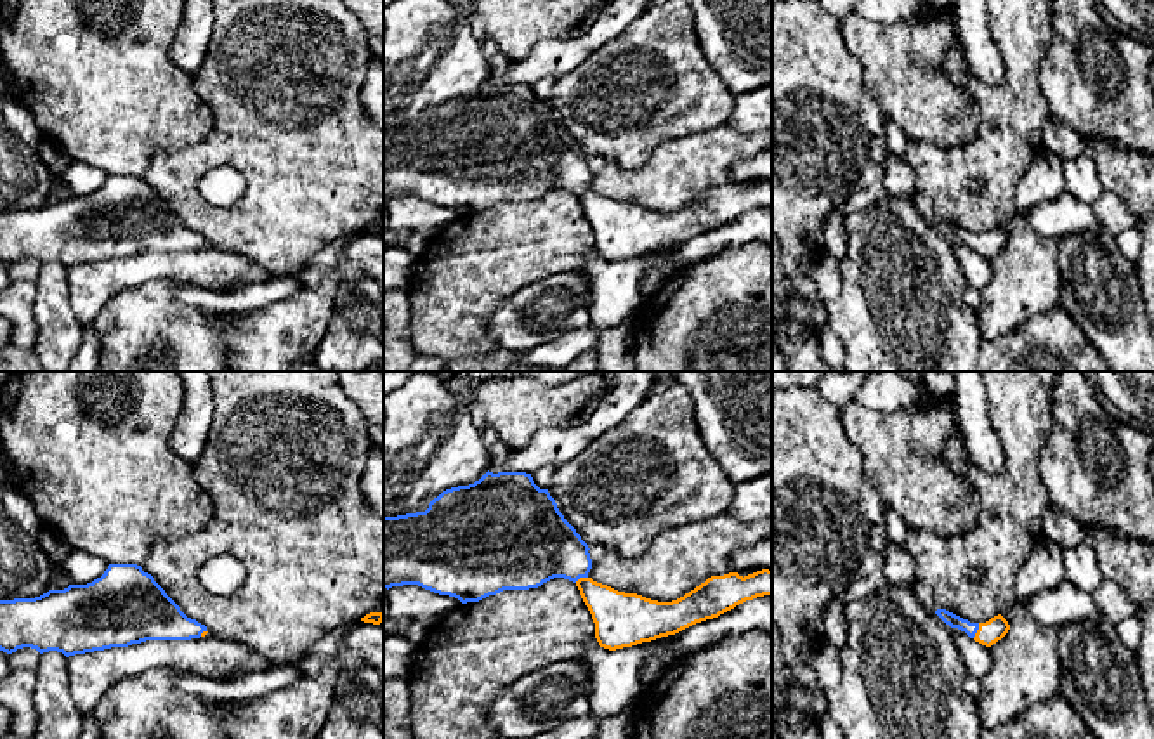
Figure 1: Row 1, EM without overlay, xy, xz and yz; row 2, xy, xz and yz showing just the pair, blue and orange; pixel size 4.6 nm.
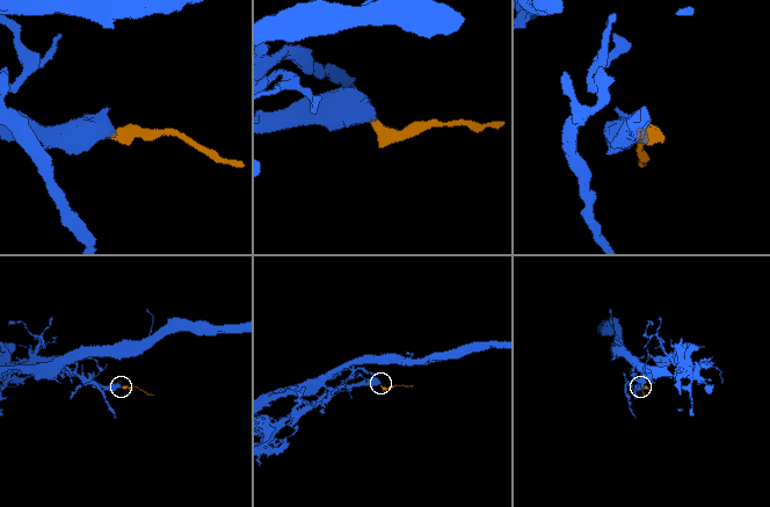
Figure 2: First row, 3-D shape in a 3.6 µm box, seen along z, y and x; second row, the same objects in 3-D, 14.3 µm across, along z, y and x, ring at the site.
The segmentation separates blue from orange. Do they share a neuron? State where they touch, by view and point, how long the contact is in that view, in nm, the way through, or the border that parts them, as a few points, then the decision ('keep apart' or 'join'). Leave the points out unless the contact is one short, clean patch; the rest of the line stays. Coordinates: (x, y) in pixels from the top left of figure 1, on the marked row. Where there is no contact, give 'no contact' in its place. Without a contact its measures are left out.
contact yz (977, 628); length 80 nm; way yz (955, 621), (977, 628), (993, 630); join

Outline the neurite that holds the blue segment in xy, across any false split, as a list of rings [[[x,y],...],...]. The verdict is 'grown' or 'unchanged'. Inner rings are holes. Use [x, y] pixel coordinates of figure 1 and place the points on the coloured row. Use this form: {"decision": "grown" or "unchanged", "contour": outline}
{"decision": "grown", "contour": [[[109,564],[92,583],[71,583],[35,598],[0,600],[0,651],[10,656],[12,671],[36,671],[40,656],[49,651],[69,657],[146,640],[191,640],[207,633],[207,626],[187,618],[137,564]]]}

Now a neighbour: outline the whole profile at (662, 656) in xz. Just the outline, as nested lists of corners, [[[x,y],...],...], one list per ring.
[[[668,635],[649,642],[649,657],[640,664],[639,670],[639,680],[642,687],[658,680],[663,671],[677,661],[672,647],[673,637],[675,635]]]

